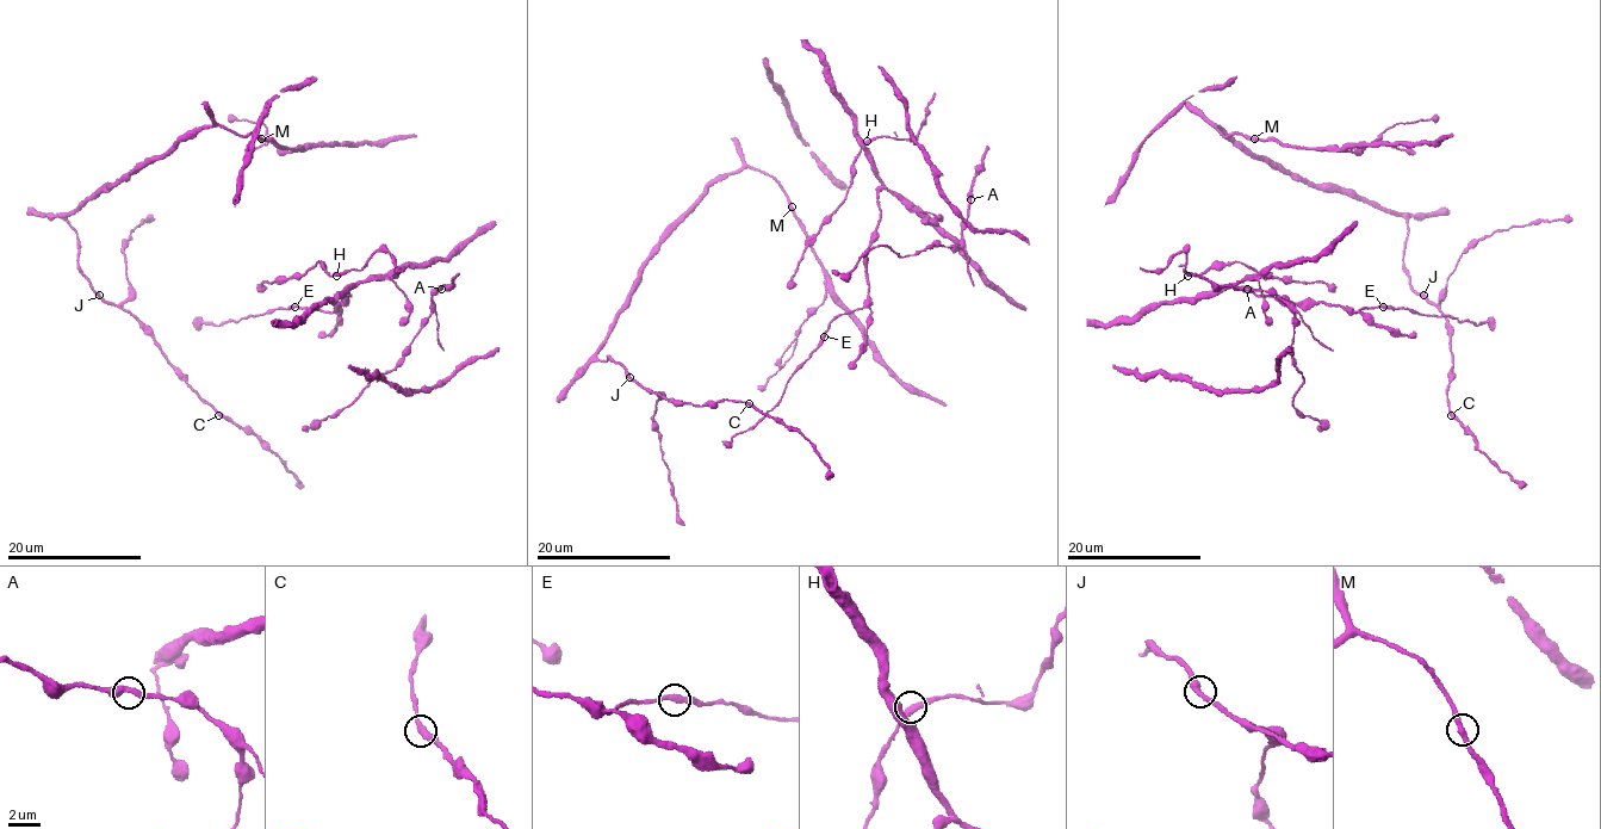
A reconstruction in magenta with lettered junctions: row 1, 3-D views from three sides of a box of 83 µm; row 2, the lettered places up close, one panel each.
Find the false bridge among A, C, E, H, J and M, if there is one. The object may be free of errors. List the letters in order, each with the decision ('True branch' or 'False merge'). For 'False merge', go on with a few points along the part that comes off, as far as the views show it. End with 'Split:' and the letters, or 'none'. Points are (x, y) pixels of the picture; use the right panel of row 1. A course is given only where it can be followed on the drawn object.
A: True branch
C: True branch
E: True branch
H: True branch
J: True branch
M: True branch
Split: none

